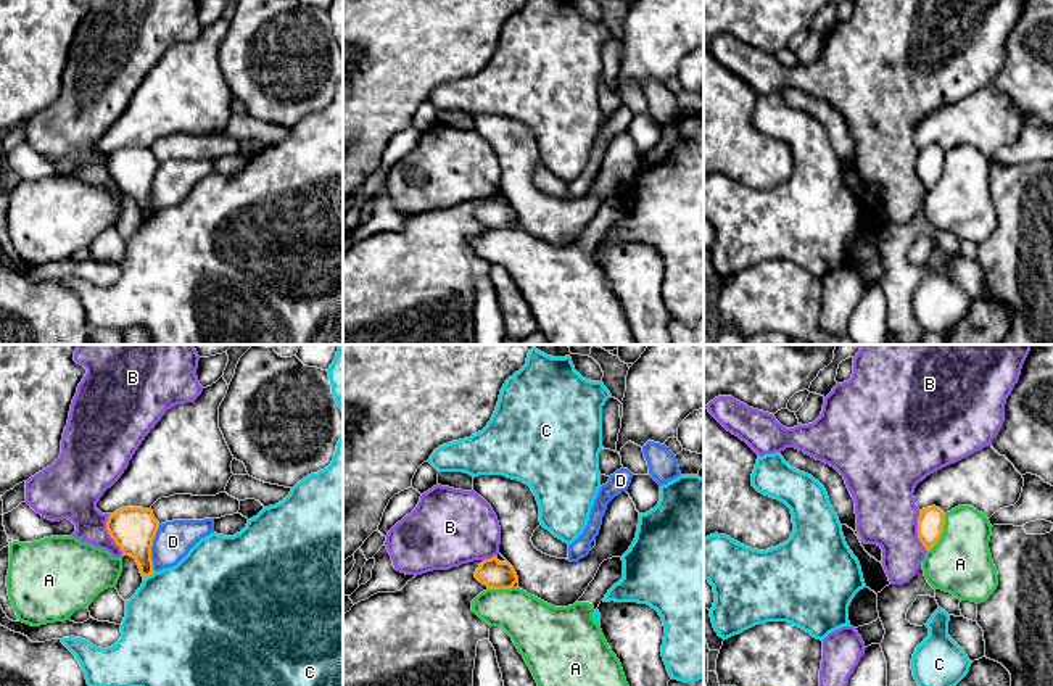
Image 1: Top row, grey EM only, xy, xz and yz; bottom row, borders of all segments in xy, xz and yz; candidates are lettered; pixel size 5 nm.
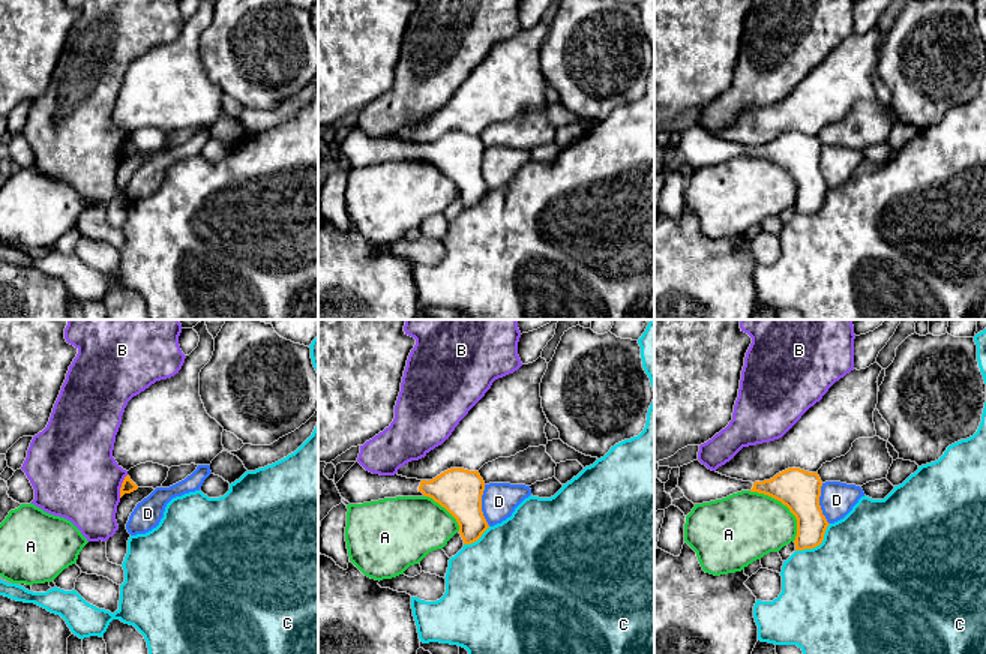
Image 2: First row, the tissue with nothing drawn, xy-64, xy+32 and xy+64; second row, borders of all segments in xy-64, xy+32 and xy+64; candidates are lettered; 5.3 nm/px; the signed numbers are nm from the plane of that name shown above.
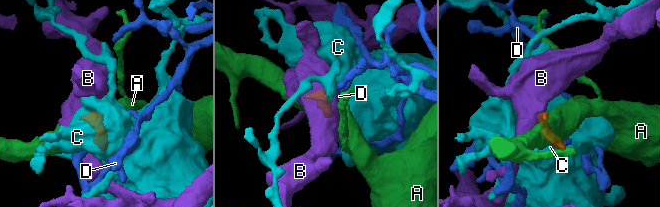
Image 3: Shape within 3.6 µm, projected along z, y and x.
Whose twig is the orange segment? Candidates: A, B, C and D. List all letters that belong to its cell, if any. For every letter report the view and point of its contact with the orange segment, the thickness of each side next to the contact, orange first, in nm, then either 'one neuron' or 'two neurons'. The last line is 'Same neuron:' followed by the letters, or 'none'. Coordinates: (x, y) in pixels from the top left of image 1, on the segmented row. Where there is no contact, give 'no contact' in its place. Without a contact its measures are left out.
A: meets orange in yz at (941, 533); 140 nm thick on the orange side, 300 nm on the other; one neuron
B: meets orange in xy at (110, 535); 220 nm thick on the orange side, 220 nm on the other; two neurons
C: meets orange in xy at (148, 575); 220 nm thick on the orange side, 480 nm on the other; two neurons
D: meets orange in xy at (150, 548); 220 nm thick on the orange side, 190 nm on the other; two neurons
Same neuron: A

